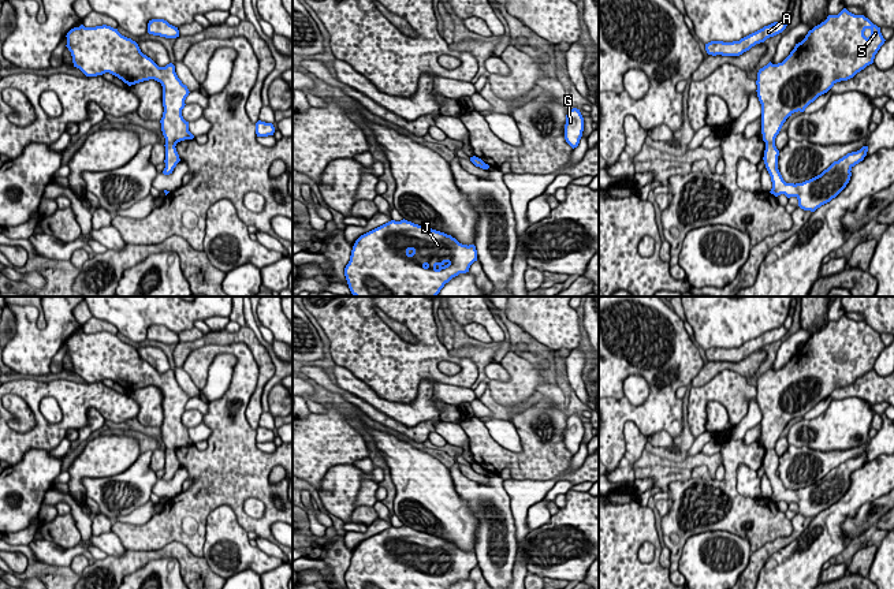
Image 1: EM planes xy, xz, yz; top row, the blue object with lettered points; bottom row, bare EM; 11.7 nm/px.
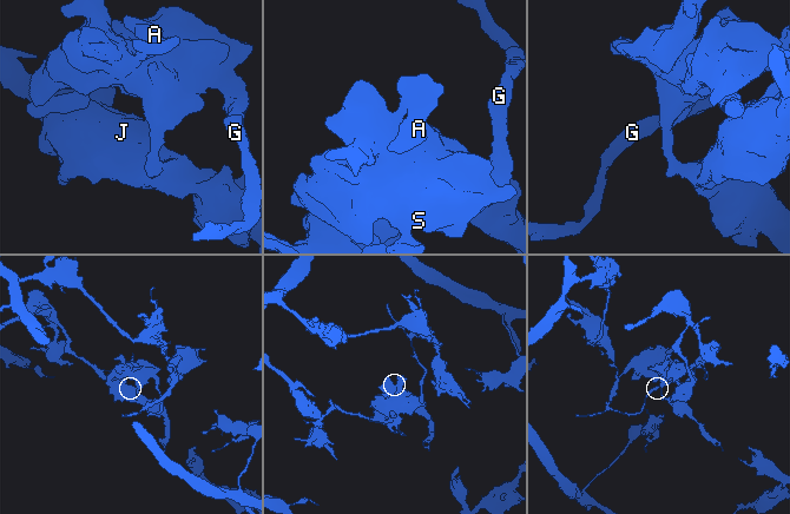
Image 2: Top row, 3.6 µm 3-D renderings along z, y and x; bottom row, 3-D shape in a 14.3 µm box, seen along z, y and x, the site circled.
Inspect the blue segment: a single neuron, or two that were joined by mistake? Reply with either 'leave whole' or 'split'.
split

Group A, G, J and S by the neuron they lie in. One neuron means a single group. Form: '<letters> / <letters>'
A G S / J

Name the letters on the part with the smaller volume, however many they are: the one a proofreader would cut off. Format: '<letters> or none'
A, G, S

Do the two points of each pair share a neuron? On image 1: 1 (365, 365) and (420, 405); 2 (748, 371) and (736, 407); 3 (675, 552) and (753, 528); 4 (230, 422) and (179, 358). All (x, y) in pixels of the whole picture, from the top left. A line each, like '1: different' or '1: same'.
1: different
2: different
3: same
4: different

